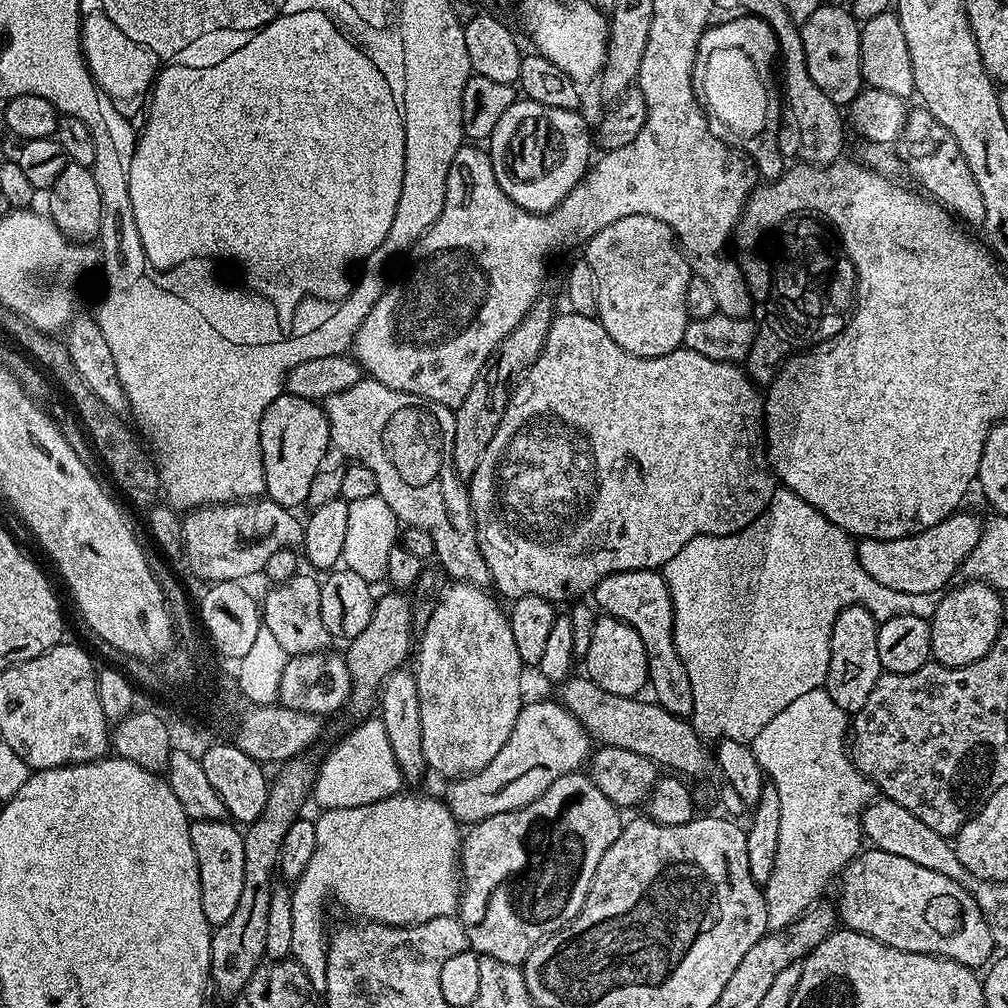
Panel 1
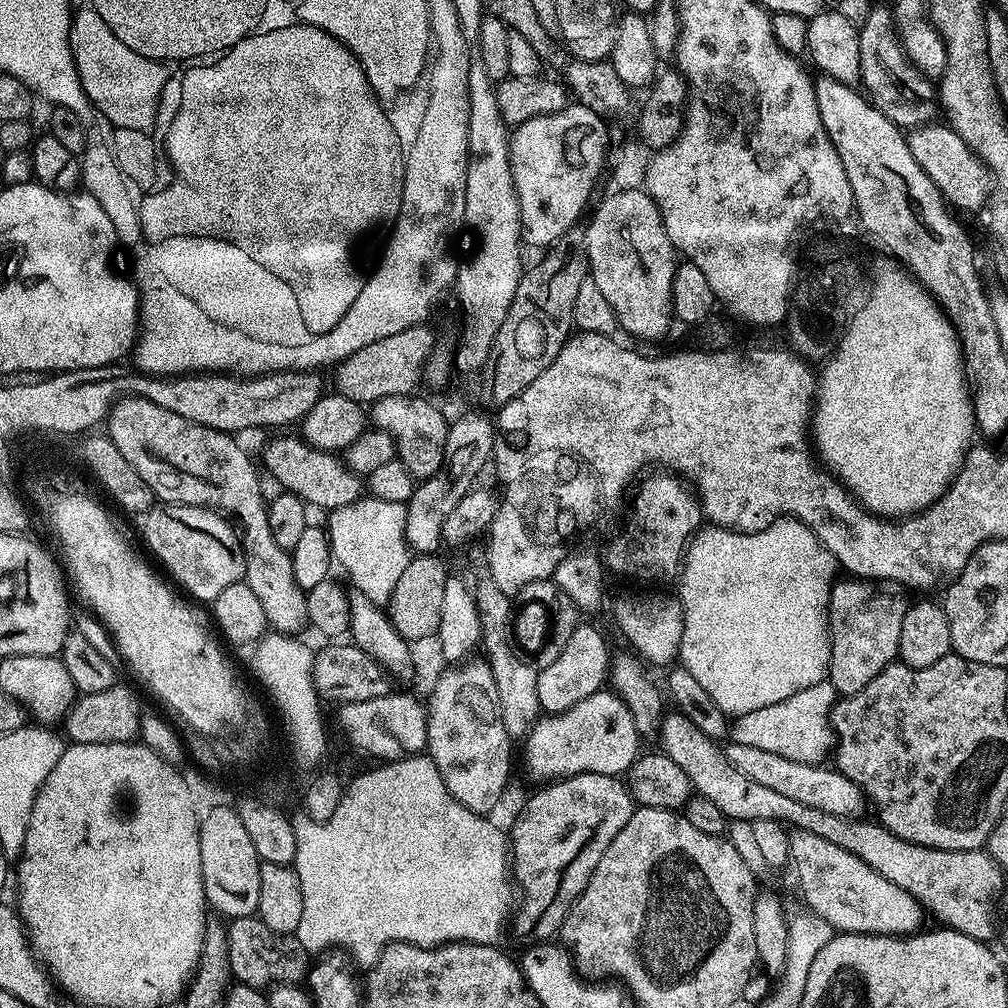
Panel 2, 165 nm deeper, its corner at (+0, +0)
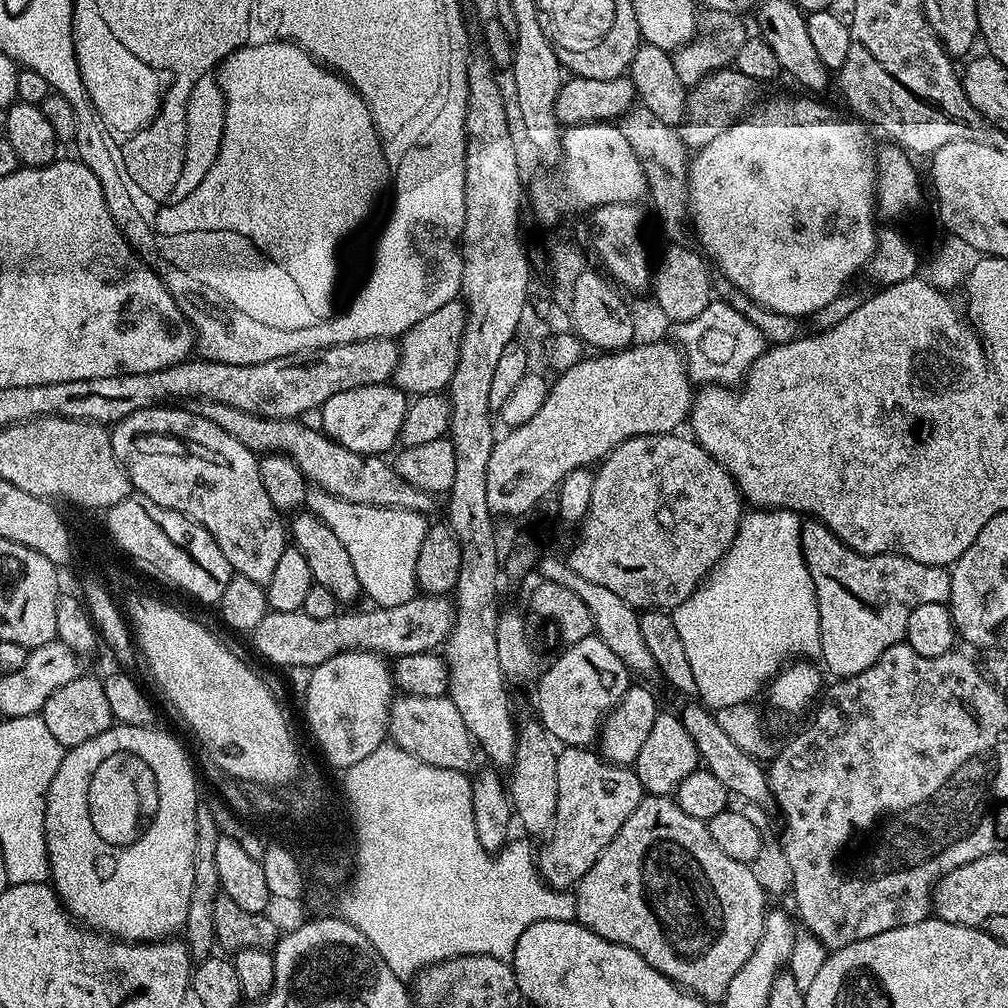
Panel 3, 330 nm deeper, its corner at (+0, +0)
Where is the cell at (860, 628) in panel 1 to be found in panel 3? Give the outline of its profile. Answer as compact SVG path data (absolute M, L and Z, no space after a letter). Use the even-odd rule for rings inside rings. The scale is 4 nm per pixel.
M815 518L803 521L800 545L812 570L820 619L820 655L833 677L862 674L890 646L908 635L910 614L918 606L947 604L952 573L938 564L914 562L905 556L864 556L846 546L826 525Z

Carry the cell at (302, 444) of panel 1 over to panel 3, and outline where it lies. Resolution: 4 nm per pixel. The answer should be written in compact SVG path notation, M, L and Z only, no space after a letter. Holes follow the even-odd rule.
M392 382L342 390L334 394L334 398L326 398L324 405L319 408L320 428L325 436L338 442L338 446L346 446L346 450L354 450L354 454L363 456L388 454L388 451L391 453L397 447L409 403L409 397L405 392Z

